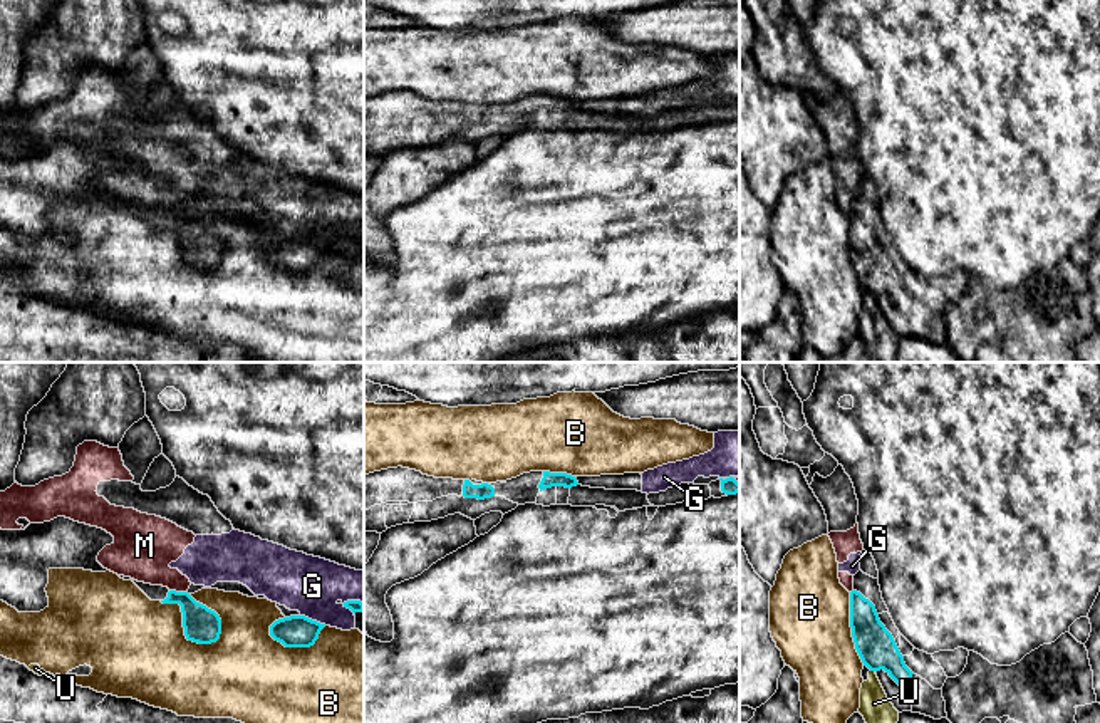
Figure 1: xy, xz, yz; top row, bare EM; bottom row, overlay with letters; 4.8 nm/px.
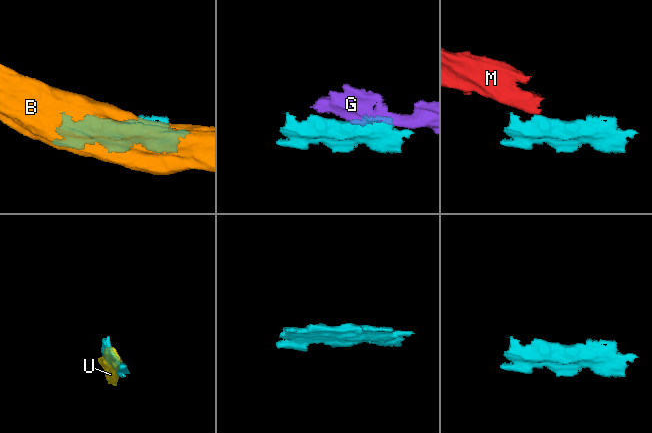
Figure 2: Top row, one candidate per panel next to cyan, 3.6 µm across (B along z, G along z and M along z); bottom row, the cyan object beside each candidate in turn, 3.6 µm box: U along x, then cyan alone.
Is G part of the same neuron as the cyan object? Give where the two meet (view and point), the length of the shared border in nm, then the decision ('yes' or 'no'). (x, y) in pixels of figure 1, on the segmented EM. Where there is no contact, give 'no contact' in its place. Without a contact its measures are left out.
meets cyan in xy at (314, 621); contact 140 nm long; no

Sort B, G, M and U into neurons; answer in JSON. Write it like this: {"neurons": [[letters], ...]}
{"neurons": [["B"], ["G", "M"], ["U"]]}

